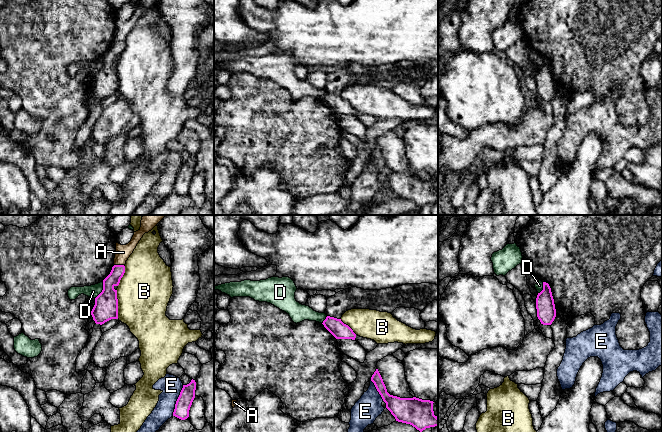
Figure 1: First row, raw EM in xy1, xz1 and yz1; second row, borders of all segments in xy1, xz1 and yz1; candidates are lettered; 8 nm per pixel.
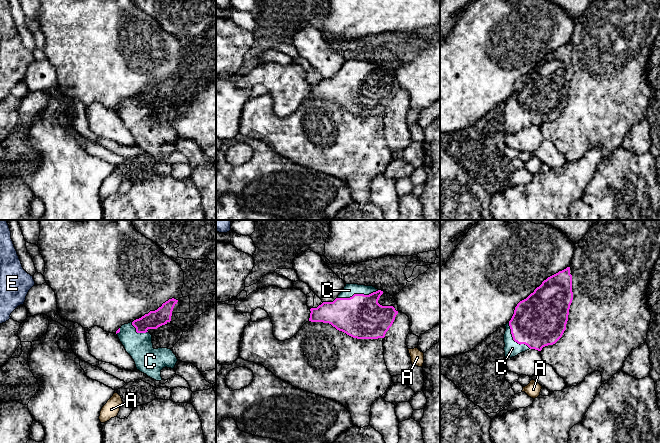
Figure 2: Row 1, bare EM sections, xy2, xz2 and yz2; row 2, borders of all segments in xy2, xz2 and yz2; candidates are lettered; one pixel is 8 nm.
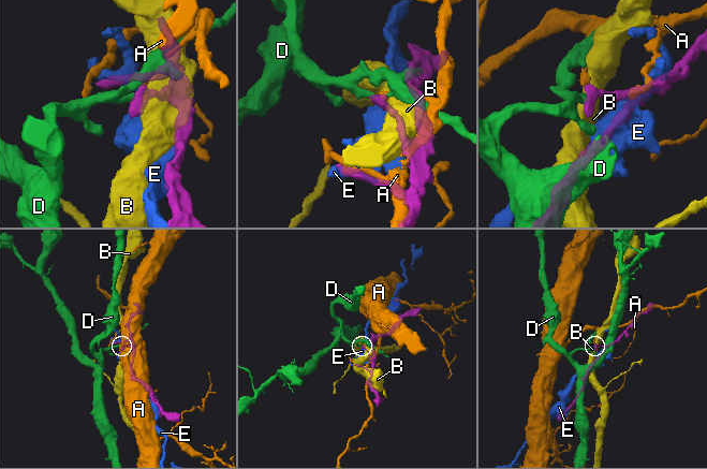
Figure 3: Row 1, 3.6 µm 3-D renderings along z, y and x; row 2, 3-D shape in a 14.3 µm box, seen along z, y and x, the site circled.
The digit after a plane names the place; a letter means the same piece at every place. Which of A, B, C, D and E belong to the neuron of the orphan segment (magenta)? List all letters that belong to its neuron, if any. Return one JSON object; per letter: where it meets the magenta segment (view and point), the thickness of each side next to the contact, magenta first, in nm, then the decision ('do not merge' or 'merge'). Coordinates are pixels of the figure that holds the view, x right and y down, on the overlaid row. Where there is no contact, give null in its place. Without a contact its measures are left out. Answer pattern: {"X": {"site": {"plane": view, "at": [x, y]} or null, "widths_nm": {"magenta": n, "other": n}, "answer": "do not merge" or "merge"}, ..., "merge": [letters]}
{"A": {"site": {"plane": "xy1", "at": [119, 265]}, "widths_nm": {"magenta": 120, "other": 120}, "answer": "do not merge"}, "B": {"site": {"plane": "xy1", "at": [117, 304]}, "widths_nm": {"magenta": 190, "other": 420}, "answer": "do not merge"}, "C": {"site": {"plane": "xz2", "at": [358, 294]}, "widths_nm": {"magenta": 360, "other": 100}, "answer": "merge"}, "D": {"site": {"plane": "xy1", "at": [102, 290]}, "widths_nm": {"magenta": 190, "other": 100}, "answer": "do not merge"}, "E": {"site": {"plane": "xy1", "at": [177, 400]}, "widths_nm": {"magenta": 120, "other": 160}, "answer": "do not merge"}, "merge": ["C"]}

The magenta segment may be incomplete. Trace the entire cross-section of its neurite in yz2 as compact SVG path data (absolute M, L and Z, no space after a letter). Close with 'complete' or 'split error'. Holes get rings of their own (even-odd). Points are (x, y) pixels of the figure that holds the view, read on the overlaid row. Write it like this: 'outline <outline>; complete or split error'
outline M567 267L566 269L548 277L534 290L533 293L517 304L511 320L505 325L505 357L512 358L529 349L541 351L543 347L555 344L566 330L572 300L572 275L570 274L570 267Z; split error

